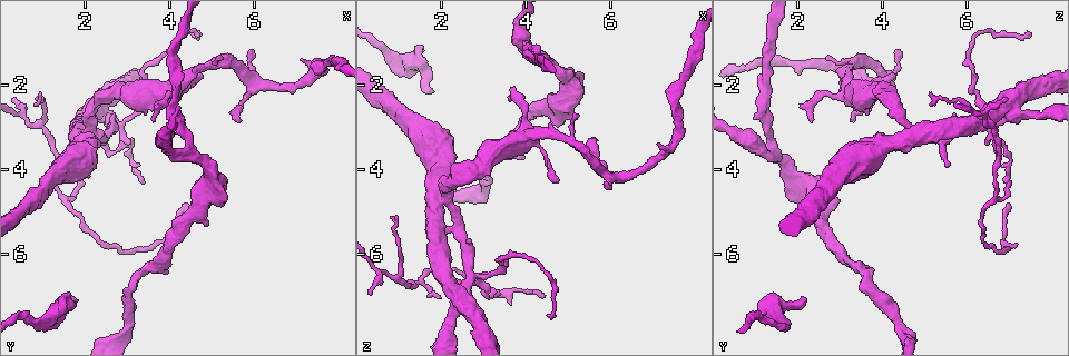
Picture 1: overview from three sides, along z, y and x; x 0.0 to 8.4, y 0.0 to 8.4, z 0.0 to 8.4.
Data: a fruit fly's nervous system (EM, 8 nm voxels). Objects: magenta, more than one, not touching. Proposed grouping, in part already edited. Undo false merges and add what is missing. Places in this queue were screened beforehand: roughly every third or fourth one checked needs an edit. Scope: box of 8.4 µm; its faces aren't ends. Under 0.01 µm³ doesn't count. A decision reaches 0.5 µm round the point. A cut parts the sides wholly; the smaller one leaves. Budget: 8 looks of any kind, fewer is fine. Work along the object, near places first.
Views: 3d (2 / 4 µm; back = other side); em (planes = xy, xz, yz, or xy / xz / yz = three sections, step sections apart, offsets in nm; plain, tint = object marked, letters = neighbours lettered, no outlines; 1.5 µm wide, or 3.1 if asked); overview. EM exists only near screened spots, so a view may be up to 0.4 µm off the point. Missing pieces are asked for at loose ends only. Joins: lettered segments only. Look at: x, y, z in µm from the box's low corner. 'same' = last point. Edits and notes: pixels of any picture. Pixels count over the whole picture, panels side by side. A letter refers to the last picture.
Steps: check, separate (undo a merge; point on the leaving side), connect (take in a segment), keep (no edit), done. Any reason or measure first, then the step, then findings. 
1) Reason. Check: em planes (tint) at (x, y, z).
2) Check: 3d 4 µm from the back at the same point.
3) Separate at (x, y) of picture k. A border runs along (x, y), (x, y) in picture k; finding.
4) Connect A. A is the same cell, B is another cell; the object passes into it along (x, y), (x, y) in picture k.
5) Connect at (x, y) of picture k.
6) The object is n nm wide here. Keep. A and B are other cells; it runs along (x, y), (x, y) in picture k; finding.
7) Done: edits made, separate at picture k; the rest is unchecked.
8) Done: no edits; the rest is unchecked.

Long arm stops here. Check: em planes (letters) at (4.45, 4.80, 7.05).

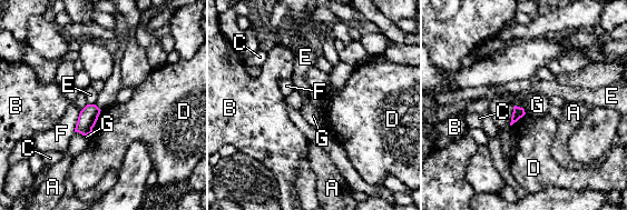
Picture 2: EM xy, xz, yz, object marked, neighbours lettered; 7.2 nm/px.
The object is 80 nm wide here. Keep. A, B, C, D, E, F and G are other cells; a border runs along (75, 131), (87, 136) in picture 2; no lettered segment goes on from it.

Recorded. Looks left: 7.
Free end. Check: 3d 4 µm at (1.85, 7.10, 2.15).

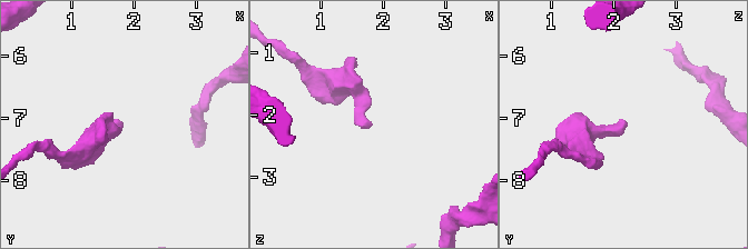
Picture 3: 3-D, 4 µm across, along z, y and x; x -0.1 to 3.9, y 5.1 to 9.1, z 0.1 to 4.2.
Need the tissue. Check: em planes (letters) at (1.80, 7.05, 2.20).

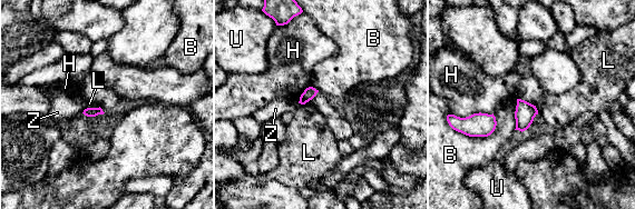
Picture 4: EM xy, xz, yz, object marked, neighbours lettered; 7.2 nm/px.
The longest contact is with B, 280 nm. Keep. B, H, L, U and Z are other cells; a border runs along (99, 107), (87, 107), (85, 109) in picture 4; none of them fits.

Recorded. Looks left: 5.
An open end. Check: 3d 2 µm at (3.65, 2.90, 2.35).

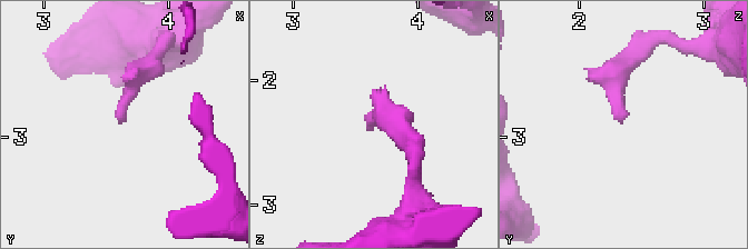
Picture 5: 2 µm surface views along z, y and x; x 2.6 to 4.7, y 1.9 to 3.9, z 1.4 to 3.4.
Check: em planes (plain) at (3.60, 2.86, 2.38).

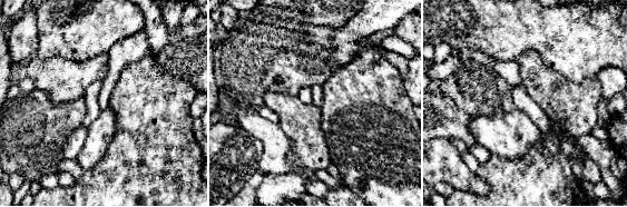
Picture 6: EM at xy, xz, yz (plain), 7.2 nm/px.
Check: em planes (letters) at the same point.

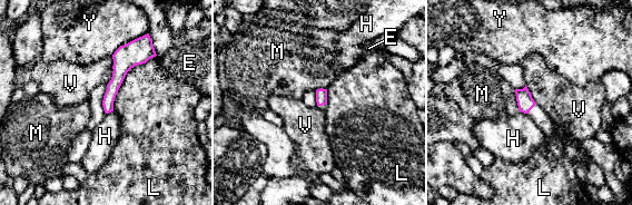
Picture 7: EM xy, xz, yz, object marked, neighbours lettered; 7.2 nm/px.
The object is 80 nm wide here. Keep. E, H, L, M, V and Y are other cells; it runs along (128, 47), (107, 109) in picture 7; no lettered segment goes on from it.

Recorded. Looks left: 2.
Done: no edits; the rest is unchecked.

